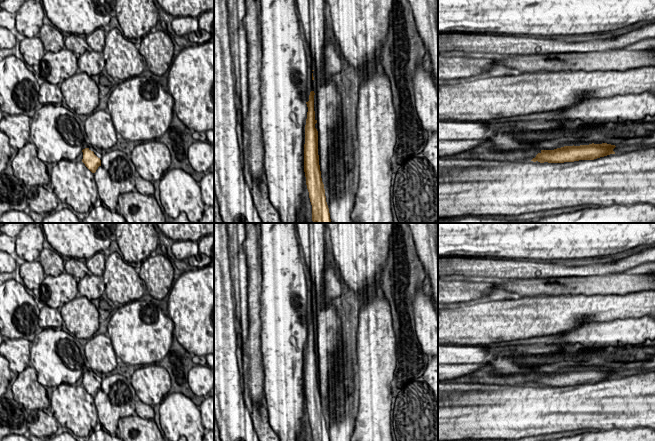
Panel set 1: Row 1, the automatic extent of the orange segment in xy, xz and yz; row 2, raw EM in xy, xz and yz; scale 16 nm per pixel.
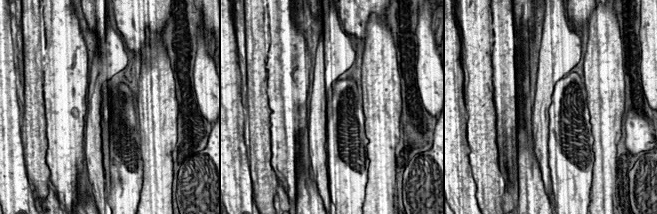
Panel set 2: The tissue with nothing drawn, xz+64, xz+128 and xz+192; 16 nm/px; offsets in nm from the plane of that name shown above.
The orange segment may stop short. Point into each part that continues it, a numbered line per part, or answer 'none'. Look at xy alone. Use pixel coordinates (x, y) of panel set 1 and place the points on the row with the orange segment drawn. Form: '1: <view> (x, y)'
1: xy (98, 153)

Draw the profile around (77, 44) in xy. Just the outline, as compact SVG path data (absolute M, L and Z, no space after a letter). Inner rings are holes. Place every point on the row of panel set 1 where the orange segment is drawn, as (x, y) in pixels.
M71 34L65 39L65 47L71 50L77 56L82 55L85 51L92 51L92 48L87 44L85 36Z

